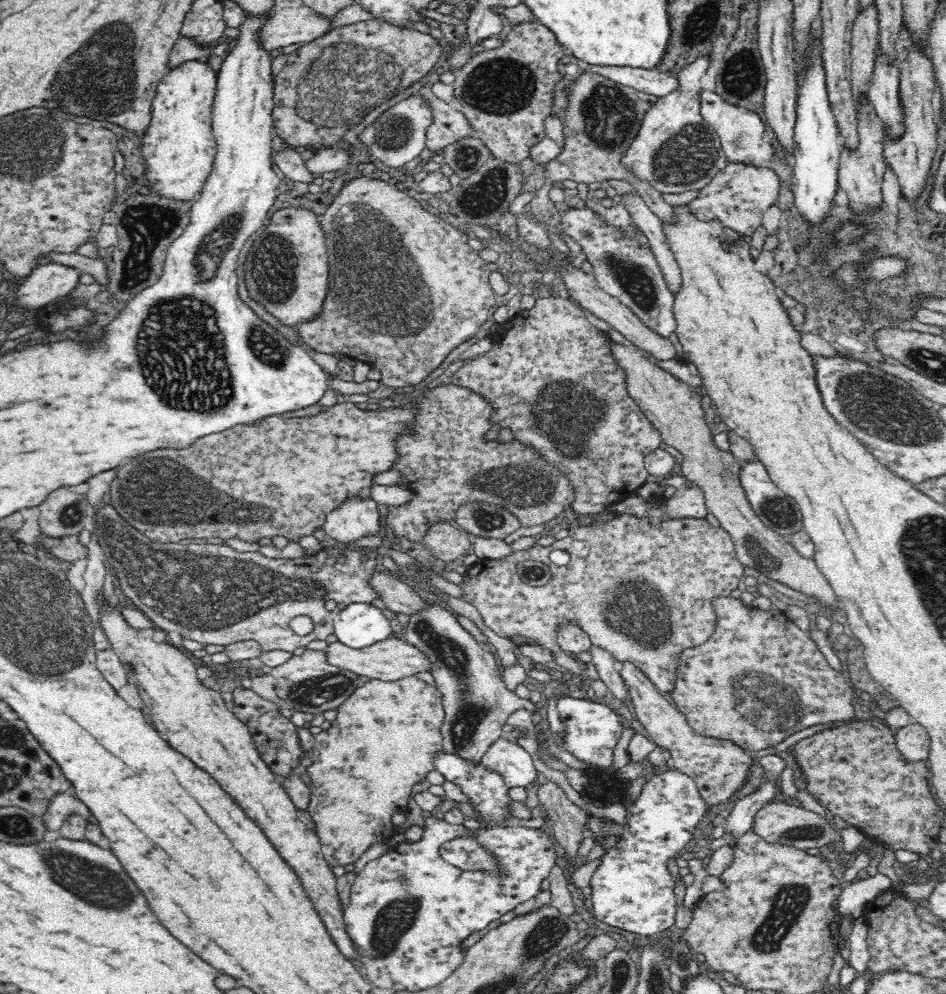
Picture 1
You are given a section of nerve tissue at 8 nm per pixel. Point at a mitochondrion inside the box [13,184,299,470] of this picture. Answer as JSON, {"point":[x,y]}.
{"point":[178,345]}

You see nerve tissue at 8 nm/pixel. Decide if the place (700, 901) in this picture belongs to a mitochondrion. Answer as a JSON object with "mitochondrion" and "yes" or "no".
{"mitochondrion":"no"}

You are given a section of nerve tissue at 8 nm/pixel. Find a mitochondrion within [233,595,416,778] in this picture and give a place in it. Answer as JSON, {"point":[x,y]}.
{"point":[315,691]}

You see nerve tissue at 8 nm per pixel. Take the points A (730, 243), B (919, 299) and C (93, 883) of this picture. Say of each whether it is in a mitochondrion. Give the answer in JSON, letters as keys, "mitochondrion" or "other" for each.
{"A":"other","B":"other","C":"mitochondrion"}

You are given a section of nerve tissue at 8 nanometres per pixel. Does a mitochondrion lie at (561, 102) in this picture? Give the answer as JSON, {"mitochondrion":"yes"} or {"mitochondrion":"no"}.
{"mitochondrion":"yes"}

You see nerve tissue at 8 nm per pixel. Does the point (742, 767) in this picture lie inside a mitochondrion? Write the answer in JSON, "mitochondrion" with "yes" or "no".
{"mitochondrion":"no"}

